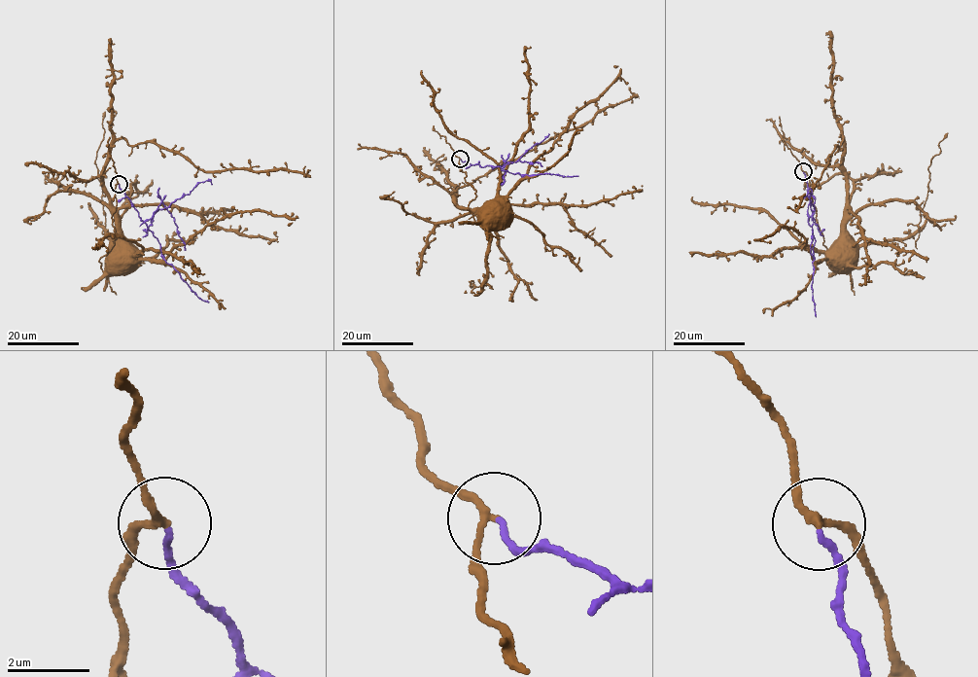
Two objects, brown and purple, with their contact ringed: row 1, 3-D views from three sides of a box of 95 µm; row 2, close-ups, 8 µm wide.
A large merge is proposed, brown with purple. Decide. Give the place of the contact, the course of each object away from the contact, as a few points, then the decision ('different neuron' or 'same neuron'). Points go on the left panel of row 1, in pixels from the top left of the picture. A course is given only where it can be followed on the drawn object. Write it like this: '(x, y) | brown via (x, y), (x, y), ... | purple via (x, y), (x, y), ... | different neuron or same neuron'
(119, 184) | brown via (119, 184), (112, 217), (115, 239), (100, 259), (103, 271), (110, 253), (123, 248) | purple via (119, 184), (157, 239), (161, 257), (197, 297), (209, 302) | different neuron

